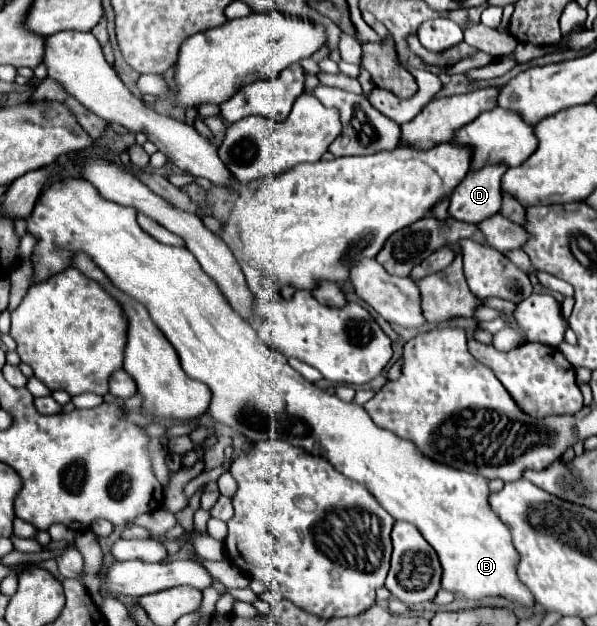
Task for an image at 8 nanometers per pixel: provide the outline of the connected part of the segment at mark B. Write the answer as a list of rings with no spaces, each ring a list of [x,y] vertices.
[[[54,181],[52,187],[44,191],[44,195],[40,195],[32,215],[28,217],[28,233],[38,237],[38,245],[32,253],[34,283],[46,281],[50,275],[70,267],[74,253],[88,253],[92,261],[98,263],[98,267],[108,275],[114,287],[134,297],[148,309],[152,321],[174,345],[186,375],[210,387],[212,403],[208,411],[214,421],[226,423],[234,431],[246,435],[252,443],[264,439],[282,439],[294,443],[310,455],[328,459],[328,463],[334,465],[334,469],[344,473],[348,479],[362,483],[396,521],[408,521],[416,525],[424,539],[436,549],[444,569],[442,589],[456,591],[466,599],[504,595],[526,607],[532,607],[532,593],[526,591],[526,587],[516,577],[514,567],[518,563],[518,553],[510,541],[510,531],[490,509],[488,481],[482,479],[482,475],[458,471],[454,467],[446,467],[446,463],[428,459],[428,455],[422,455],[422,451],[418,451],[416,443],[378,427],[360,405],[344,403],[338,397],[318,389],[314,383],[302,379],[302,375],[298,375],[298,371],[288,365],[288,359],[284,355],[280,355],[272,347],[266,347],[266,343],[258,339],[258,333],[250,327],[250,323],[244,321],[236,311],[232,311],[230,303],[226,301],[214,279],[210,279],[202,271],[202,267],[198,267],[194,255],[190,255],[186,247],[170,247],[154,241],[136,223],[136,213],[138,211],[134,207],[102,199],[96,187],[88,181]]]

